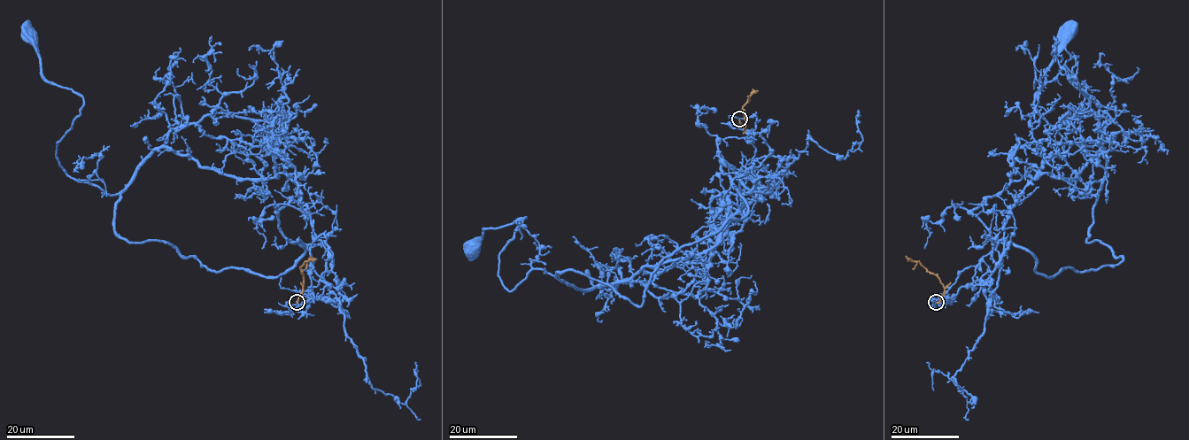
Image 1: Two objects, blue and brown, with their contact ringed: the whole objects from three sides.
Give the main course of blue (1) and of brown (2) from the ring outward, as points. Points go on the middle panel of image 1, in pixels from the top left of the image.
1: (739, 119), (757, 187), (709, 249), (510, 290), (498, 253), (525, 217), (469, 249)
2: (739, 119), (745, 127), (743, 106), (758, 90)

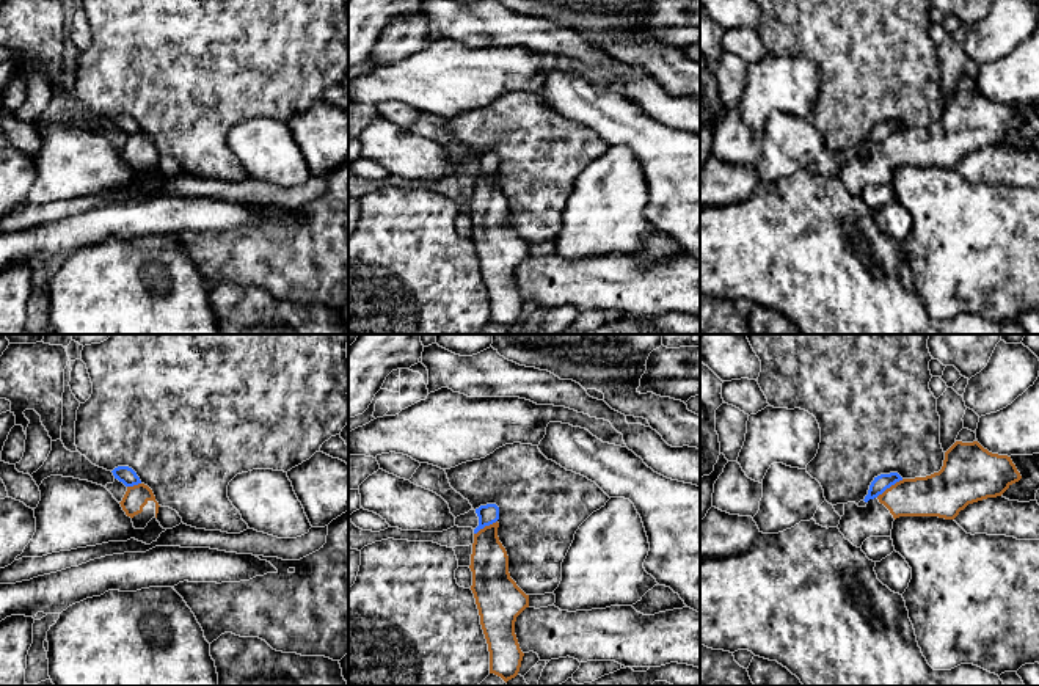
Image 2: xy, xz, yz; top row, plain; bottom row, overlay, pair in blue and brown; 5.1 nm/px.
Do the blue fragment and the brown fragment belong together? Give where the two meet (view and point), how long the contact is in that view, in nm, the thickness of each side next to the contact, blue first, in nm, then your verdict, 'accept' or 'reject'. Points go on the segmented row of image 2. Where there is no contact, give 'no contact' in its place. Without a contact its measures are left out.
contact yz (889, 487); length 170 nm; calibres 80 and 220 nm; reject

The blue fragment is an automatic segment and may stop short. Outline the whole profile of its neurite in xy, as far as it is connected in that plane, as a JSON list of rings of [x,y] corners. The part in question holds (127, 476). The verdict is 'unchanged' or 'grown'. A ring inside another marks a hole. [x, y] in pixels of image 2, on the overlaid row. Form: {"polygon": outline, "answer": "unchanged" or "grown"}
{"polygon": [[[118,466],[111,473],[113,473],[115,479],[122,482],[126,487],[133,487],[133,485],[141,483],[137,473],[129,466]]], "answer": "unchanged"}

